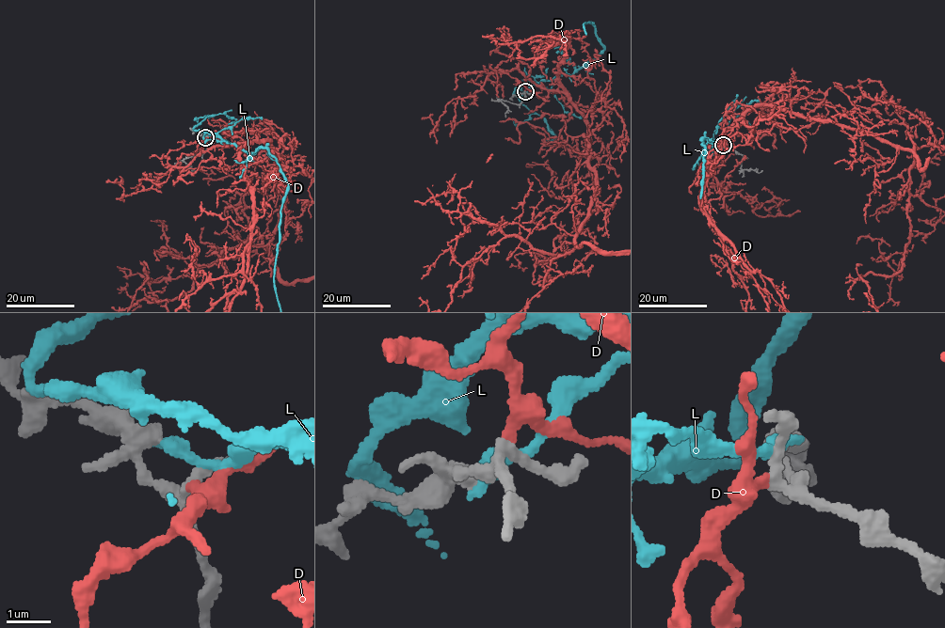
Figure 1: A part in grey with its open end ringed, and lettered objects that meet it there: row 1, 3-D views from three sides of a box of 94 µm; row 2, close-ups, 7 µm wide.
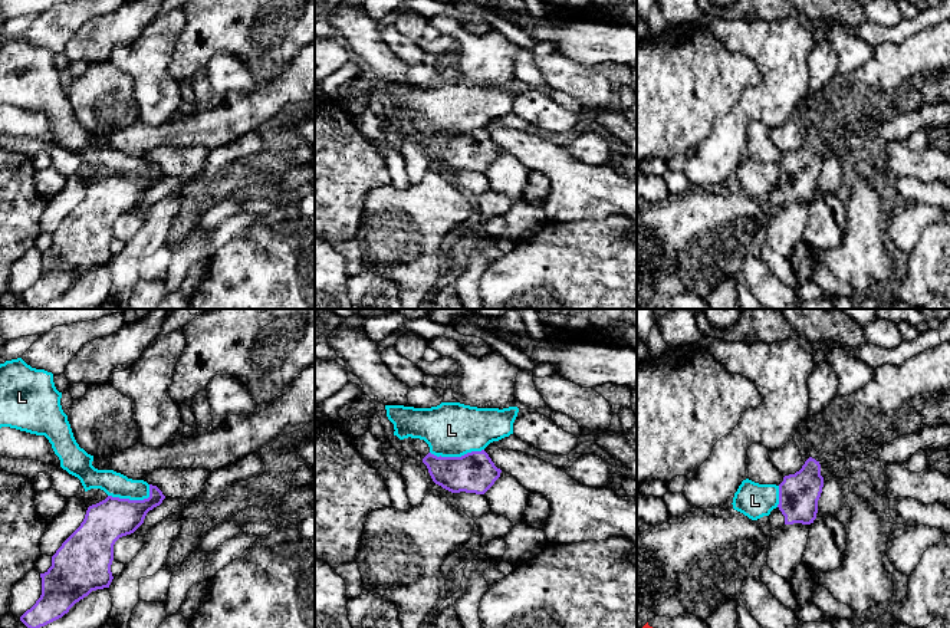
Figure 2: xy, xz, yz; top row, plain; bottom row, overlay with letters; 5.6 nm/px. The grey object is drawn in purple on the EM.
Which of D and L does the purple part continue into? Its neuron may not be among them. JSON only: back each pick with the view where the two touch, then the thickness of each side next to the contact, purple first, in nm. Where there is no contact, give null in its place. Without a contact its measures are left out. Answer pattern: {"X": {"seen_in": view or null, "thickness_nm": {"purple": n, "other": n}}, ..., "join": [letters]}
{"D": {"seen_in": null}, "join": ["D"]}

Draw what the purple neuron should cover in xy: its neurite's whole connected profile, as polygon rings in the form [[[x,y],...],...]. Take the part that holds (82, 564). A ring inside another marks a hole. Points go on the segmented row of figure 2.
[[[149,484],[148,499],[129,500],[108,496],[105,500],[89,506],[80,526],[52,556],[52,566],[45,573],[40,573],[42,595],[20,617],[20,621],[27,628],[45,627],[68,614],[76,602],[92,591],[109,588],[114,579],[111,565],[115,542],[122,536],[134,533],[144,523],[147,513],[160,506],[164,499],[162,491],[157,486]]]

